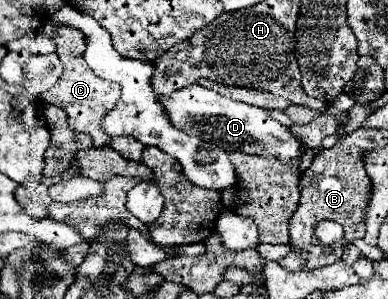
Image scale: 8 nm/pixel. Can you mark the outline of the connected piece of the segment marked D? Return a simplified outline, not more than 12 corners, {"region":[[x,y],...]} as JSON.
{"region":[[198,84],[160,98],[172,126],[290,162],[302,142],[264,108]]}

